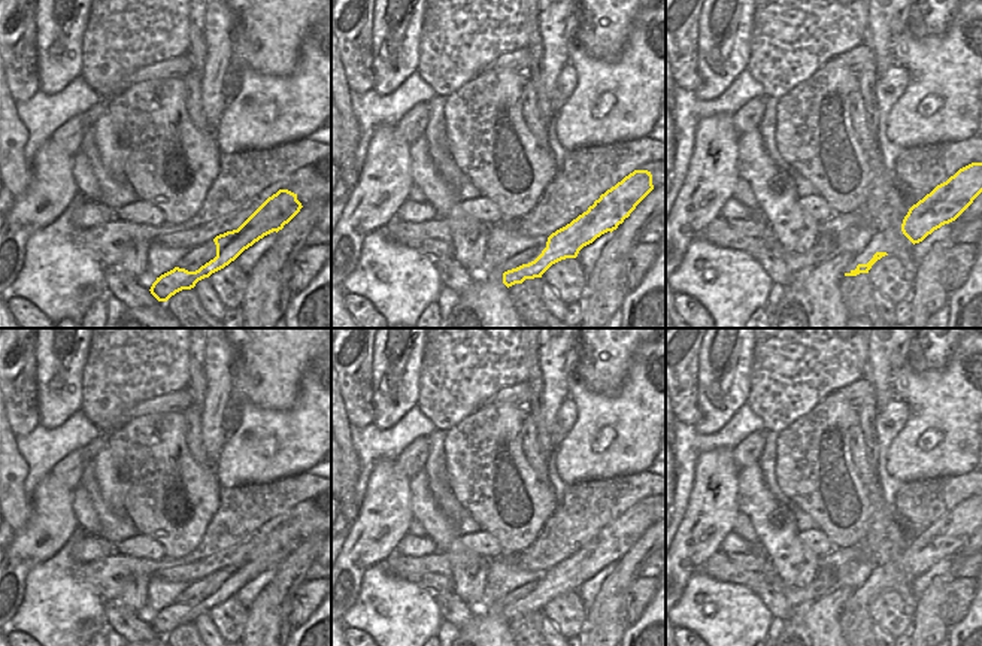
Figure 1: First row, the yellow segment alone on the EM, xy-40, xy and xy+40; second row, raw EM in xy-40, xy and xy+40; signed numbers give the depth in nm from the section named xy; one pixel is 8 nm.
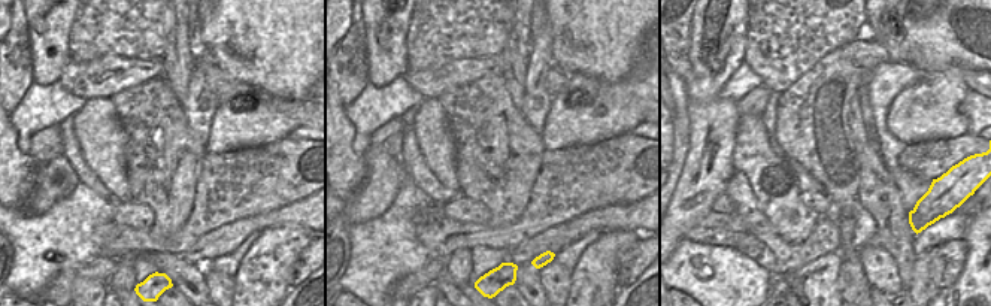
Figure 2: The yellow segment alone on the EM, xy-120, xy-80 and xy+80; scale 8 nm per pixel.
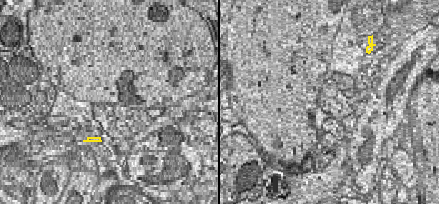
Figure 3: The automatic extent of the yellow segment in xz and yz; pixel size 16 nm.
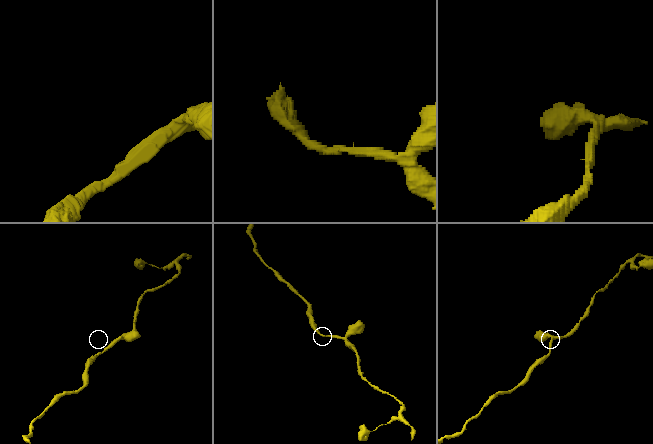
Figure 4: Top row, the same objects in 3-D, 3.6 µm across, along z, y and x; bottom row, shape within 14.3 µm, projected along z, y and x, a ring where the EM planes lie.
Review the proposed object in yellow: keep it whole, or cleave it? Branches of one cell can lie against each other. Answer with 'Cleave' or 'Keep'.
Keep.

